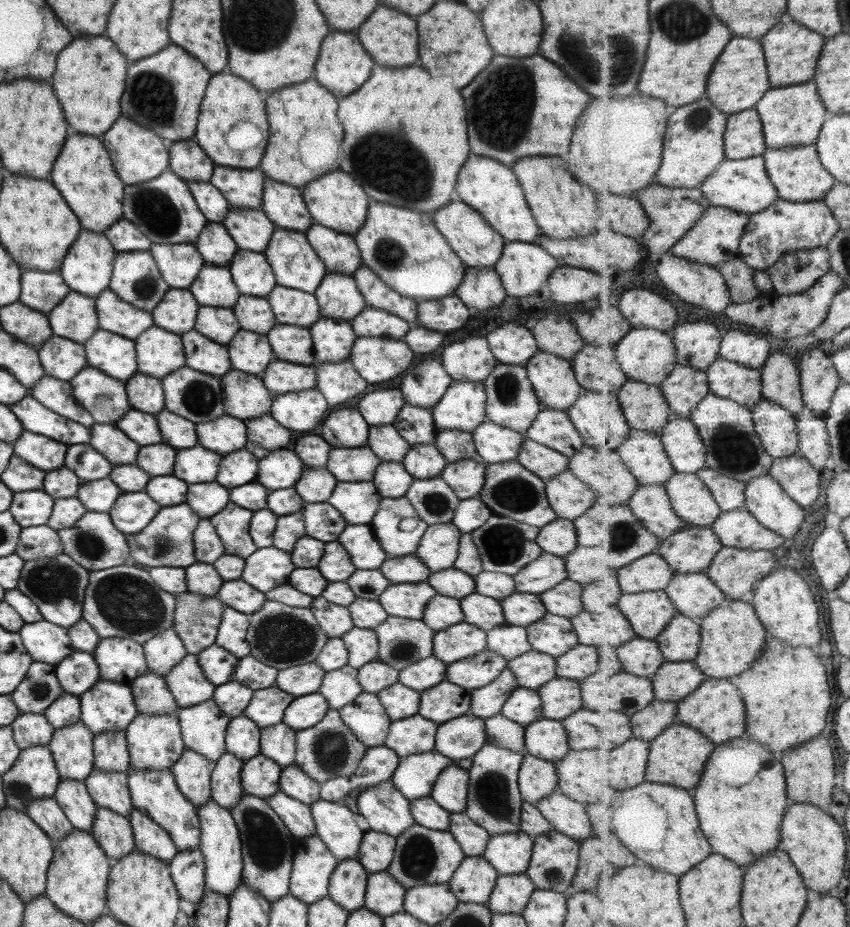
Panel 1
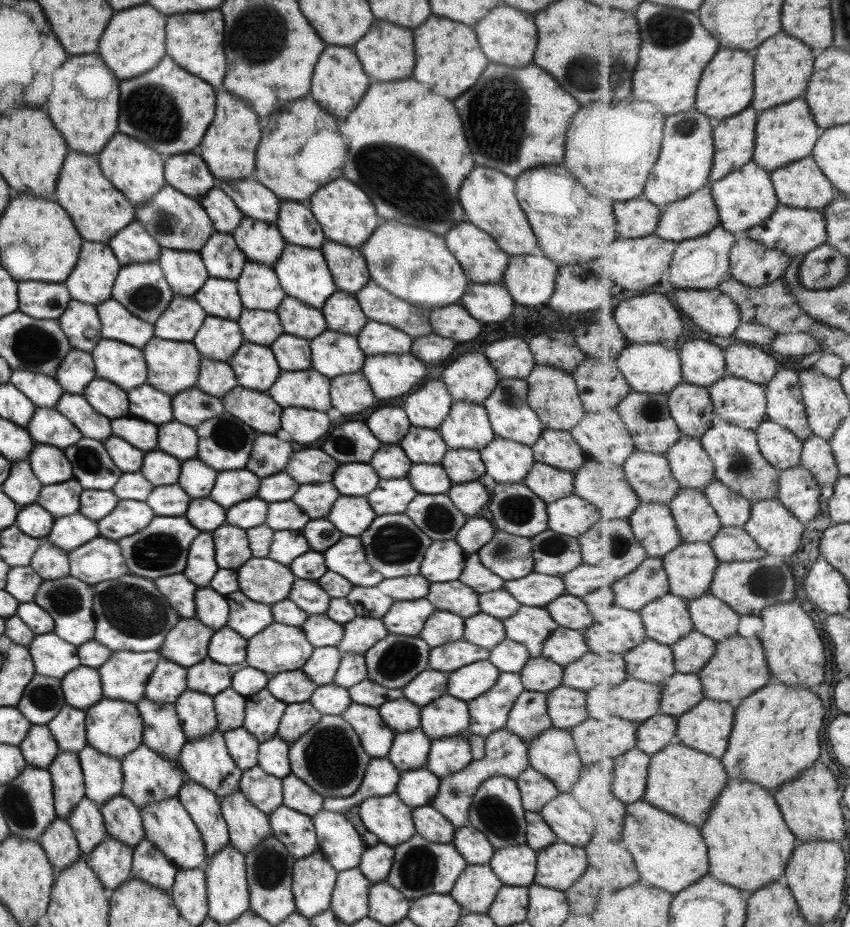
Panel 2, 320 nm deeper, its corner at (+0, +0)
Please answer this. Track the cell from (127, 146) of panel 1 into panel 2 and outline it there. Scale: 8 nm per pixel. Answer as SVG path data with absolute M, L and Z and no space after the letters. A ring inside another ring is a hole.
M115 132L107 144L104 144L97 162L103 178L107 178L133 208L145 205L166 184L163 176L164 157L131 136Z

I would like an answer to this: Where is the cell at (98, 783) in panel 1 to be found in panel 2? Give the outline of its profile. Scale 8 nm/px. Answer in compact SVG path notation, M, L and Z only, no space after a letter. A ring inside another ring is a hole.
M120 794L97 804L106 834L133 849L144 839L140 810Z

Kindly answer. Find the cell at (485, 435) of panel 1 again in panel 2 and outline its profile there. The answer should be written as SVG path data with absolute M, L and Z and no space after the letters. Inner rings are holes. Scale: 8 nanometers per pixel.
M495 436L494 439L489 442L485 448L479 450L478 453L480 454L481 462L484 464L484 474L487 474L488 478L494 480L496 484L522 482L535 461L530 447L499 436Z

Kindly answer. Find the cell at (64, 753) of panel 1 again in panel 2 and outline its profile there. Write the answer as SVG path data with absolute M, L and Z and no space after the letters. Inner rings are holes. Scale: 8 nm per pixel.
M58 752L47 771L52 782L54 813L57 819L67 821L75 805L84 797L78 758L73 752Z

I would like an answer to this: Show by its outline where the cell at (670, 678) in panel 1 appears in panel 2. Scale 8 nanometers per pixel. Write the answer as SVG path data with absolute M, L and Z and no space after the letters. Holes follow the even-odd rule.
M677 670L674 676L667 678L659 686L662 689L661 712L677 718L706 698L701 677L697 673L683 674Z

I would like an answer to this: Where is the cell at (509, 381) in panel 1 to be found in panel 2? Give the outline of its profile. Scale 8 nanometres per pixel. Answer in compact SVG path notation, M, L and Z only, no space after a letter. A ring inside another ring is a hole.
M499 376L497 386L493 392L482 402L486 410L494 436L530 447L542 433L544 426L539 422L537 415L529 408L526 401L527 383L526 379L503 378Z

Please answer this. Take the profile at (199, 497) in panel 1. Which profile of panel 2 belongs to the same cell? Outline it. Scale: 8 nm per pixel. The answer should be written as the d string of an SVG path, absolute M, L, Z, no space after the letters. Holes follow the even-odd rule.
M209 497L189 501L184 517L199 532L211 532L225 523L225 510Z

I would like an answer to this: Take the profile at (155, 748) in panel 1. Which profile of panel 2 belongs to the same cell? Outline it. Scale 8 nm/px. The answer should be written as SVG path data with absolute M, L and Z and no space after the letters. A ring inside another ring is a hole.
M140 744L120 760L120 769L122 772L120 795L128 798L138 809L152 802L175 797L182 786L179 763L166 760L144 744Z

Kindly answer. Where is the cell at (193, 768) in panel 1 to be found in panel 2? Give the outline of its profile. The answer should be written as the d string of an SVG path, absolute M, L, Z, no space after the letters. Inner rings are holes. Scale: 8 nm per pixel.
M188 779L176 795L189 813L204 844L205 862L228 844L228 830L220 813L220 801L216 795Z

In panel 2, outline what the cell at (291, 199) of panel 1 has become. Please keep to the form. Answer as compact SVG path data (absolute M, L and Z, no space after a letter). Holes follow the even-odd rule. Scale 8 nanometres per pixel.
M279 200L275 225L285 244L320 250L321 245L326 241L323 231L317 221L313 220L311 212L291 200Z

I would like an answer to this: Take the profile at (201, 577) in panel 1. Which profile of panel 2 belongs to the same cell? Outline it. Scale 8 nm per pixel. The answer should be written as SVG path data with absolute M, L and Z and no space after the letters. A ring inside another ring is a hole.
M210 587L196 589L193 600L194 618L213 631L223 628L229 613L225 599Z

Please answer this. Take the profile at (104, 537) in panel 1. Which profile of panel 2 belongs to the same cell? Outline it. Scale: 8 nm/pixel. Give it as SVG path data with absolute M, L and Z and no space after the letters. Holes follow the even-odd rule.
M100 536L67 553L67 559L68 576L91 587L129 574L116 542Z

